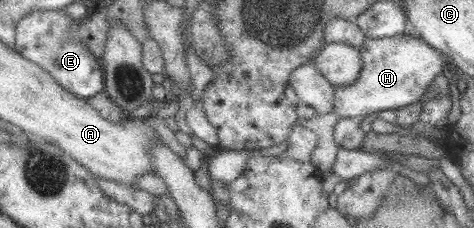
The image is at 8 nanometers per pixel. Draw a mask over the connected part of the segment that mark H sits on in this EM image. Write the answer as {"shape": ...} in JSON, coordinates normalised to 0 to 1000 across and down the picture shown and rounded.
{"shape":[[[854,145],[800,171],[772,162],[755,211],[766,259],[757,342],[732,382],[707,382],[700,491],[724,518],[776,509],[812,478],[838,482],[840,469],[884,447],[899,417],[897,399],[914,346],[932,333],[939,289],[935,237],[922,211],[909,206],[888,167]]]}

